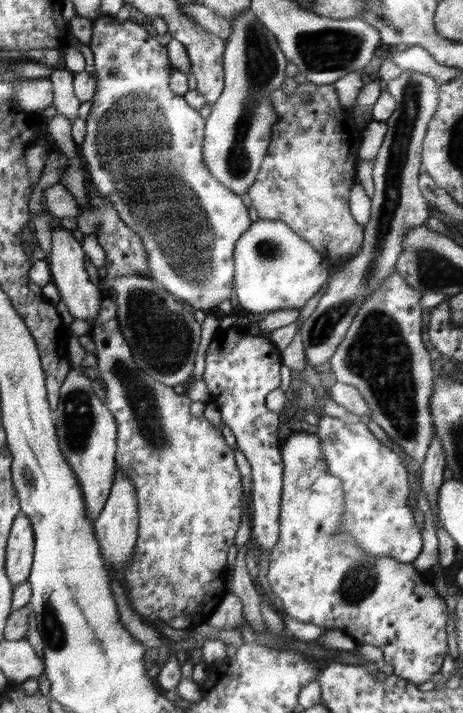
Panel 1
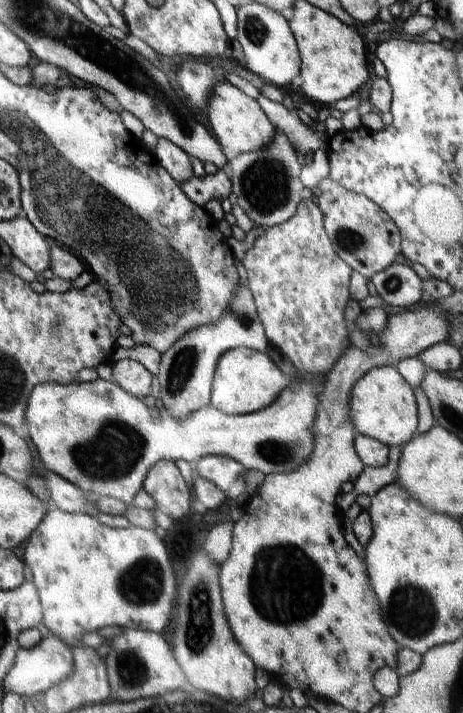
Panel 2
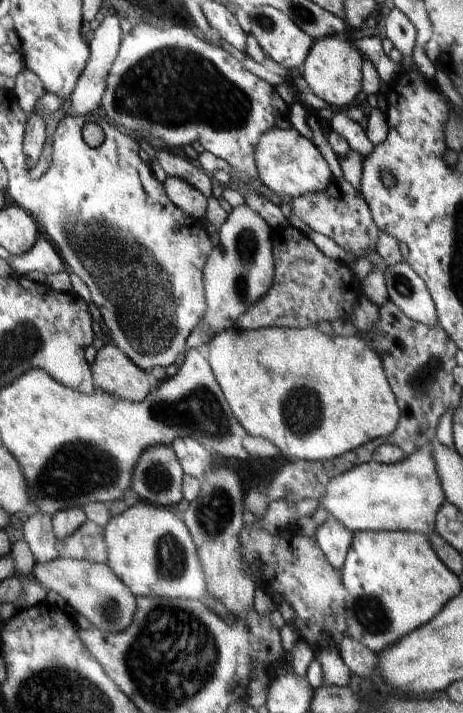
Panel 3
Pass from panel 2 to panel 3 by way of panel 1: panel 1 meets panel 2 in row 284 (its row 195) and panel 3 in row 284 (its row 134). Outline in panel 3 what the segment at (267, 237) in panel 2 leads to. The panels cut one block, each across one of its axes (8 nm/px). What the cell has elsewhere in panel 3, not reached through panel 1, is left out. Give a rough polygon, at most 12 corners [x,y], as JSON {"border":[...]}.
{"border":[[291,226],[275,280],[235,328],[317,328],[361,292],[345,263]]}

